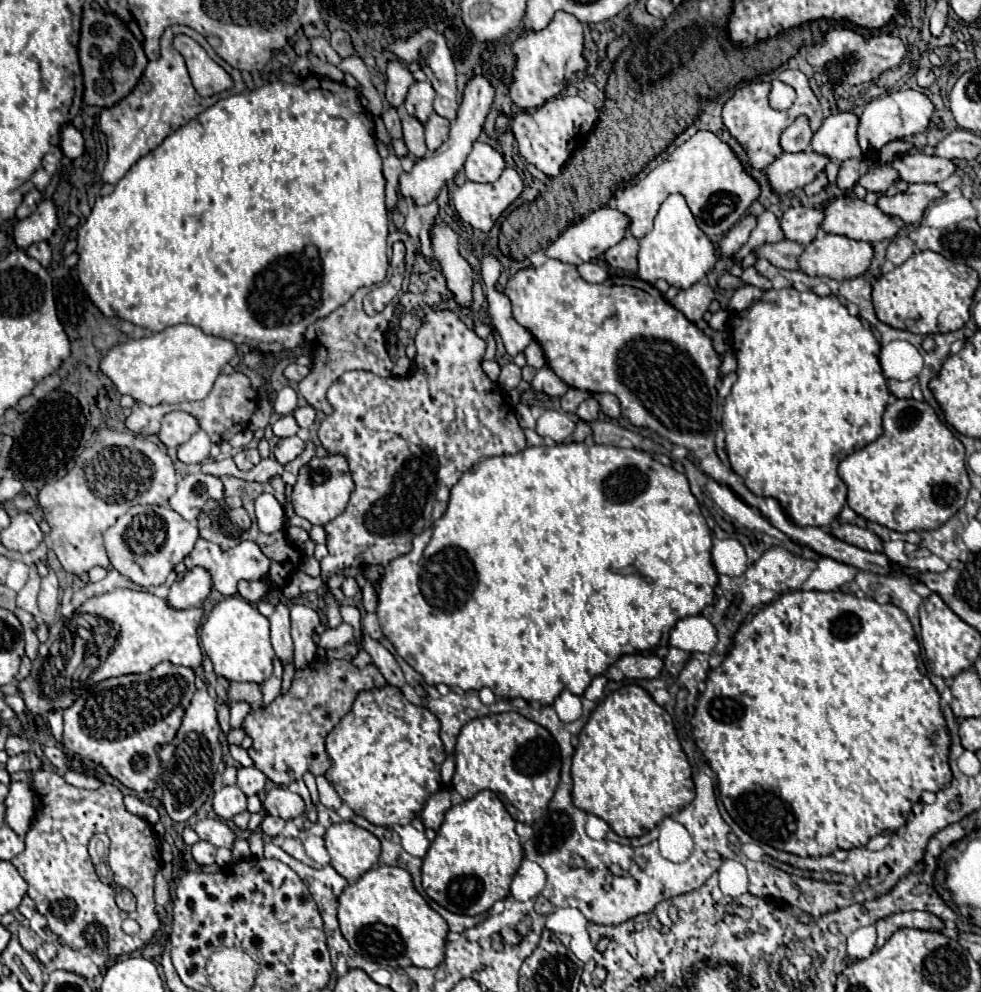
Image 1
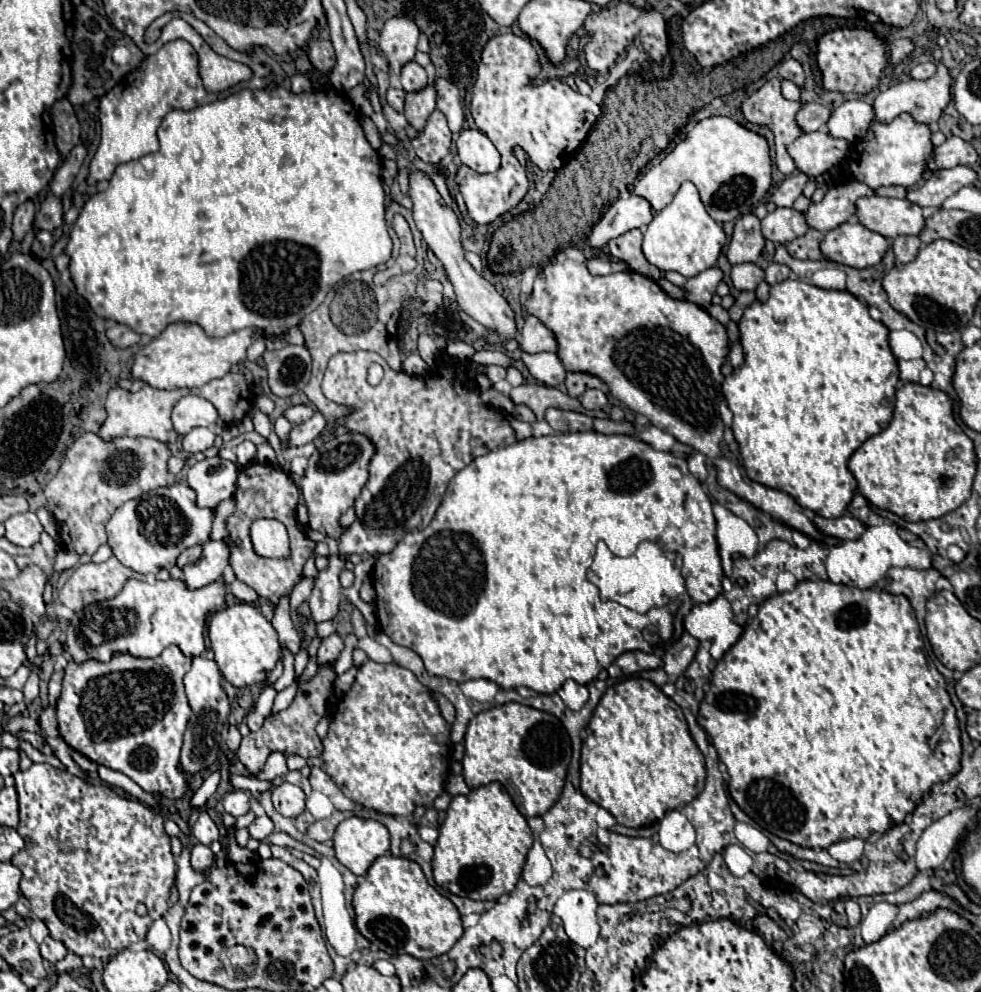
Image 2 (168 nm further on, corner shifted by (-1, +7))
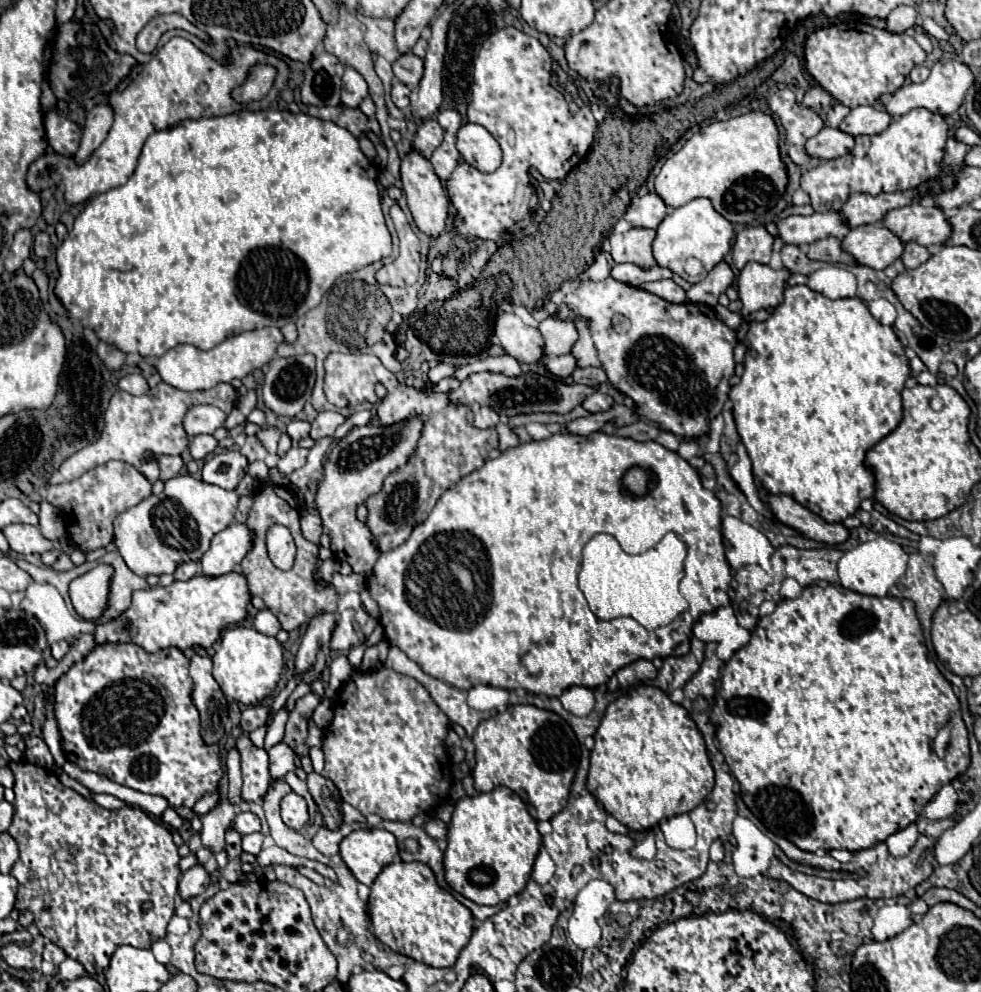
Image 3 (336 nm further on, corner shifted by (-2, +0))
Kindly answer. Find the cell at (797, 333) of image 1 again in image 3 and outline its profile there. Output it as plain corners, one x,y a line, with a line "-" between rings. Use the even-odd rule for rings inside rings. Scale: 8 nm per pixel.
794,285
794,287
786,287
782,303
774,309
774,313
766,321
750,323
750,327
746,331
746,337
744,337
744,345
746,345
744,375
742,375
740,383
730,389
728,397
734,403
734,409
732,409
734,421
736,421
740,439
742,439
746,451
748,451
748,457
752,461
754,479
768,493
772,493
772,495
790,495
800,505
806,505
806,509
820,515
828,523
840,523
846,517
854,515
856,509
860,507
860,501
874,495
874,475
864,465
864,455
866,455
868,447
876,445
882,437
892,433
898,427
900,419
902,419
902,397
900,397
900,393
904,389
906,379
910,377
910,367
908,367
908,359
904,355
904,347
900,345
894,329
880,325
870,315
864,301
858,299
858,297
832,301
832,299
808,289
806,285

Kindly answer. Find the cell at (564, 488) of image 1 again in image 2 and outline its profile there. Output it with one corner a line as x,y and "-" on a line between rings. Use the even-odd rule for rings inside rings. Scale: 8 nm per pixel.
587,430
587,432
551,434
551,436
541,436
541,438
531,436
531,438
519,440
511,446
497,448
485,456
479,456
469,466
465,466
463,470
459,470
453,476
453,480
449,482
447,492
443,496
441,508
437,508
435,518
431,520
431,524
425,530
419,532
419,536
421,536
421,544
417,546
417,550
411,550
411,532
407,532
405,538
391,552
379,554
375,560
371,580
373,580
373,588
377,592
377,622
379,622
381,632
385,632
393,642
417,652
421,656
421,660
425,662
425,668
431,676
457,680
459,684
473,680
473,678
485,678
485,680
499,684
501,688
527,686
541,694
557,692
565,680
575,680
579,684
587,684
593,678
597,678
597,674
603,668
607,668
611,664
611,660
615,660
623,652
631,652
631,650
653,652
655,648
671,642
673,632
675,632
675,640
677,640
683,634
683,618
687,616
689,608
693,608
695,604
701,604
701,602
711,602
713,598
717,598
723,592
721,585
723,568
721,558
719,558
717,540
715,540
715,516
711,510
711,498
703,492
701,484
687,470
687,462
683,458
673,456
671,452
659,452
655,448
649,450
649,444
635,440
633,436
625,436
625,434
607,436
607,434
601,434
595,430
-
633,458
635,458
635,488
633,488
633,462
631,462
-
599,540
607,542
609,550
613,550
613,552
625,552
625,556
633,554
637,550
639,542
645,542
645,540
661,540
667,548
681,552
683,554
683,576
685,576
685,580
689,580
689,576
691,576
691,606
689,606
689,594
683,594
681,598
675,600
675,604
671,602
671,606
651,610
649,614
637,614
615,602
601,602
599,590
585,578
585,570
589,568
589,562
593,562
595,542
599,542

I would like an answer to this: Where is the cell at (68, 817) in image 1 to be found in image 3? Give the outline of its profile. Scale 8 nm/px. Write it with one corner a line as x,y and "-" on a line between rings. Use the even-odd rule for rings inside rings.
10,761
10,767
12,767
14,775
16,775
16,783
14,783
14,793
16,793
14,809
16,811
14,811
14,821
12,821
10,829
8,829
8,833
16,839
18,849
20,849
20,859
12,867
12,875
20,883
18,885
16,907
24,909
24,905
26,905
26,909
30,909
32,915
34,915
34,923
36,923
38,931
44,937
48,937
52,943
56,943
60,949
64,949
64,953
68,957
80,961
90,975
100,975
108,967
110,957
116,951
116,947
120,947
120,945
132,945
132,947
138,947
138,949
148,949
158,937
164,937
168,921
174,915
174,897
176,897
176,891
178,891
178,877
180,877
180,869
178,869
180,855
178,855
178,847
174,845
168,827
164,823
156,821
154,817
150,817
148,813
144,813
142,809
132,807
132,805
124,805
122,809
116,809
116,811
104,809
98,803
94,803
92,799
82,797
74,789
64,787
58,781
58,777
54,775
54,771
50,771
50,769
42,769
42,767
36,767
32,763
14,763
14,761
-
144,901
152,903
152,911
142,913
140,905

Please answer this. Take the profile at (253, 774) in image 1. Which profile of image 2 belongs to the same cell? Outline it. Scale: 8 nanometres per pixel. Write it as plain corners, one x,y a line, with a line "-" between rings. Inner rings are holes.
275,752
275,754
271,754
271,756
267,758
267,762
265,762
261,774
257,774
257,778
261,778
261,780
273,780
273,778
277,778
277,776
287,774
287,770
289,770
289,768
287,768
287,764
285,764
285,756
283,756
281,752

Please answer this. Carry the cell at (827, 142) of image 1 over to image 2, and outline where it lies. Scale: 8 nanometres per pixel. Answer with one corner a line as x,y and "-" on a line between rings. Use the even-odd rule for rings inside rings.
847,100
837,110
833,110
833,118
829,118
827,128
835,138
857,142
865,136
865,130
873,122
873,118
875,112
871,104
863,100

